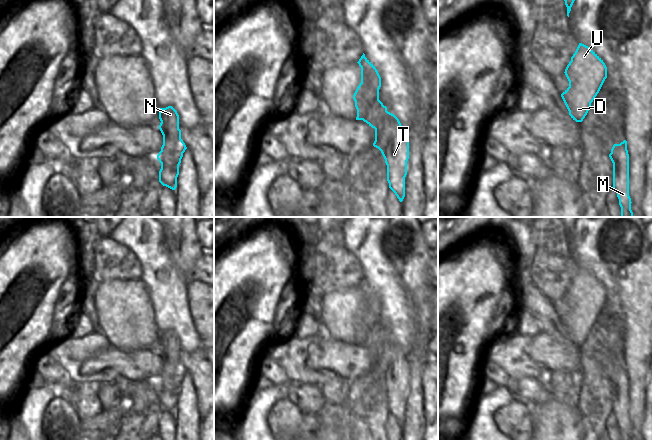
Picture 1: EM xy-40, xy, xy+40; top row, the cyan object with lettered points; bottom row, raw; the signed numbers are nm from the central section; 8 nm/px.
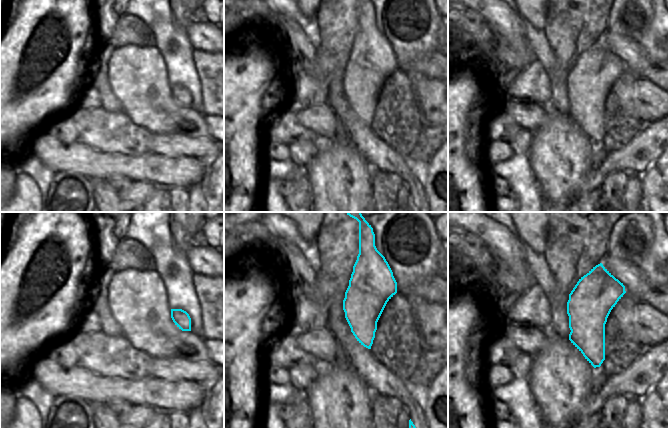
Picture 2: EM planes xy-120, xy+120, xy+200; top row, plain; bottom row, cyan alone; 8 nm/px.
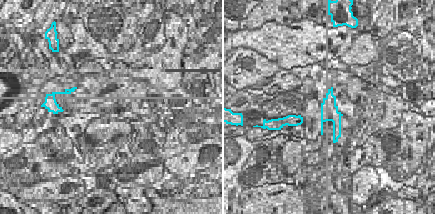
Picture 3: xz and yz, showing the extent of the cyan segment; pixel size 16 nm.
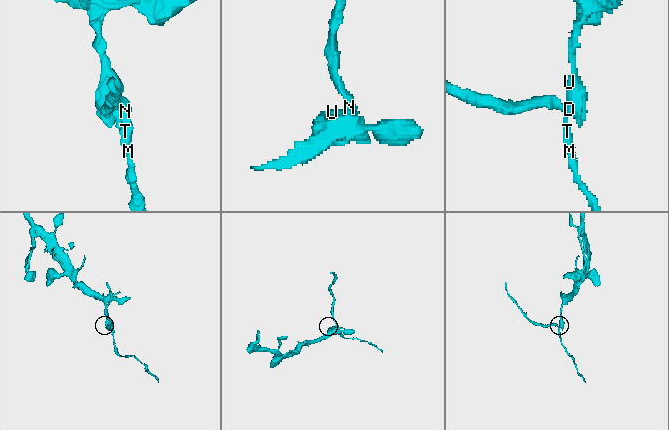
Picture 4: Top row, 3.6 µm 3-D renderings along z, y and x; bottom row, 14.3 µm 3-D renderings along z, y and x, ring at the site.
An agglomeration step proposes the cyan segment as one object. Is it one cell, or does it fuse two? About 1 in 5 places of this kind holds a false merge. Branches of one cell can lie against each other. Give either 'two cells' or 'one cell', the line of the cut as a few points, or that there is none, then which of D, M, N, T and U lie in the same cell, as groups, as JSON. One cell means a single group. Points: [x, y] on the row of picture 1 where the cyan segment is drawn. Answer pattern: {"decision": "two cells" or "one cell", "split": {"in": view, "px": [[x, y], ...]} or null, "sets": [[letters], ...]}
{"decision": "two cells", "split": {"in": "xy", "px": [[378, 99], [369, 107], [369, 114], [363, 120]]}, "sets": [["D", "U"], ["M", "N", "T"]]}

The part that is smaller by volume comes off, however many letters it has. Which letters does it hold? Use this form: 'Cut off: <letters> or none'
Cut off: M, N, T

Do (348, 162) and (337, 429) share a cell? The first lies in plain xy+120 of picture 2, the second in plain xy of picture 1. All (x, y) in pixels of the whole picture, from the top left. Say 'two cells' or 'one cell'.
one cell

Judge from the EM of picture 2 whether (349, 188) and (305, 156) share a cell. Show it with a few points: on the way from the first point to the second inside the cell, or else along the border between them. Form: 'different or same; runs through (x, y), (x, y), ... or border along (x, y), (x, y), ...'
different; border along (313, 141), (316, 146), (316, 154), (305, 167)

